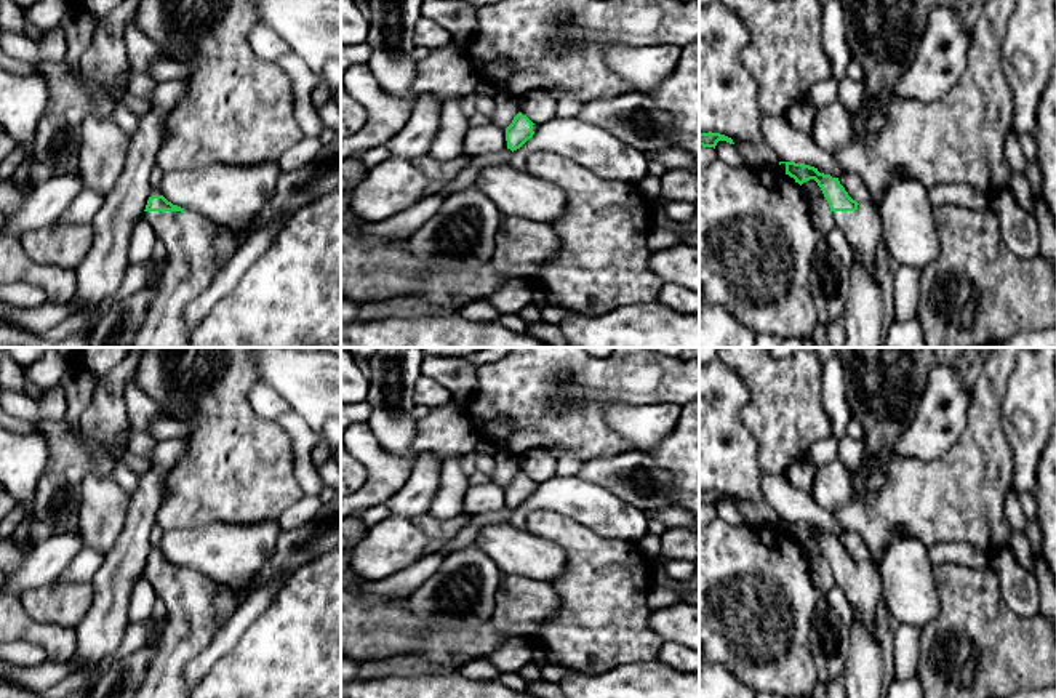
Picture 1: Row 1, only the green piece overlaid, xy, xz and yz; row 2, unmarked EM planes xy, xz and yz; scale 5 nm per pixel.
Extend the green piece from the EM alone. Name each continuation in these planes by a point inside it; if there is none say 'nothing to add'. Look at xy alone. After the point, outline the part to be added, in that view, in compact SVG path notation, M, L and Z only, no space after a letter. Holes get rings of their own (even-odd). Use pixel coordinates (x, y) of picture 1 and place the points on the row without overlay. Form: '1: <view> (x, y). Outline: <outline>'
1: xy (191, 628). Outline: M144 570L168 613L157 655L136 698L190 698L195 680L186 677L187 664L198 656L222 626L213 612L216 583L181 570Z

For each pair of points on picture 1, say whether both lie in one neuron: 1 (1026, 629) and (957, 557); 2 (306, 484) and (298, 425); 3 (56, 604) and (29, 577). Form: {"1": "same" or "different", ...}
{"1": "different", "2": "same", "3": "different"}

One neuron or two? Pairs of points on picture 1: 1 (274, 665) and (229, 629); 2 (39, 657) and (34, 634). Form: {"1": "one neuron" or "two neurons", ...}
{"1": "two neurons", "2": "two neurons"}

